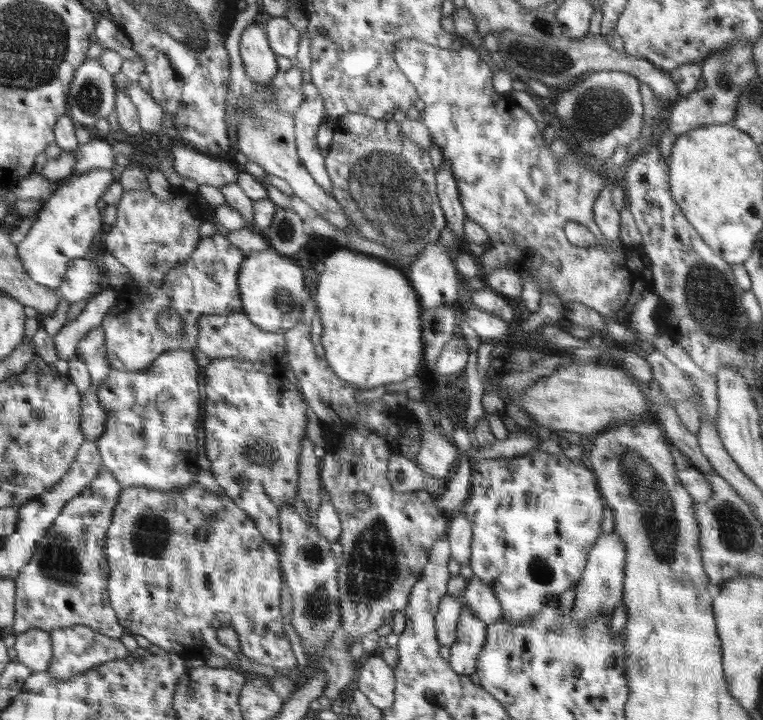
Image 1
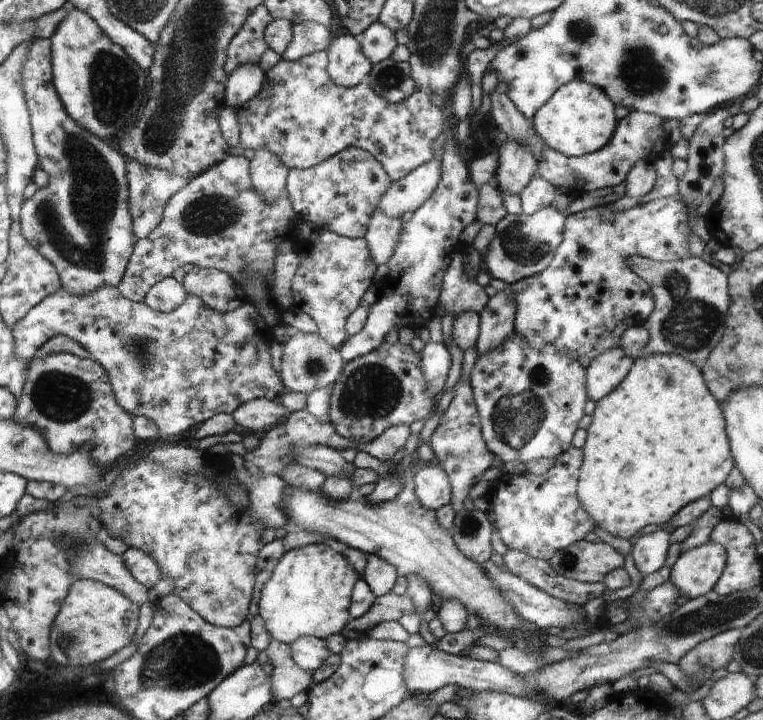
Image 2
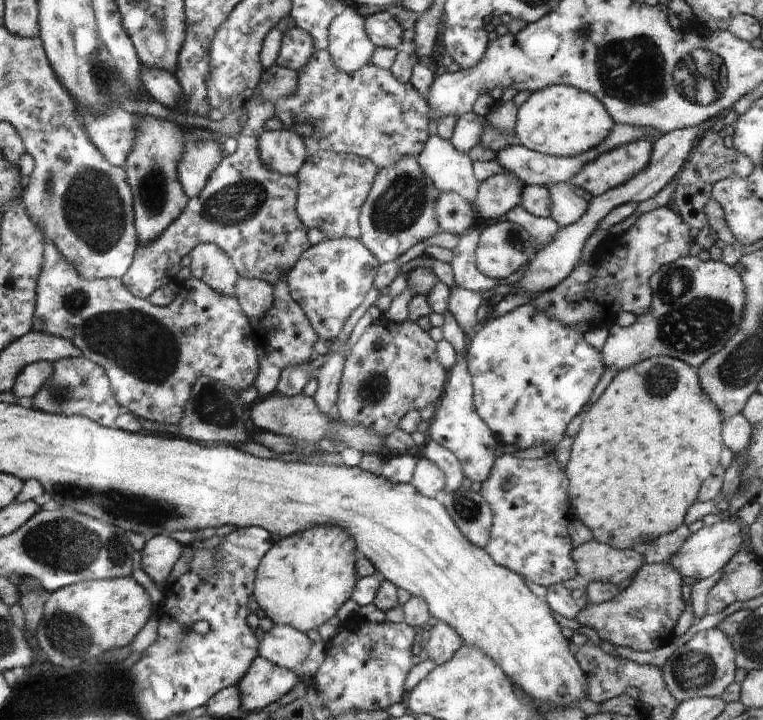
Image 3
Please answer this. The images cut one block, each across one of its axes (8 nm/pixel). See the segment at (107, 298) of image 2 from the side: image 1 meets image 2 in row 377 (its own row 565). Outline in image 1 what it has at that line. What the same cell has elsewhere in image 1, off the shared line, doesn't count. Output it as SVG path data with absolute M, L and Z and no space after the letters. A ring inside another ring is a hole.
M198 482L188 485L184 490L170 492L149 490L142 486L125 487L115 507L112 524L109 526L105 554L109 560L110 603L116 611L121 625L126 626L133 635L140 635L148 639L152 644L178 654L184 660L199 658L206 661L211 655L218 655L223 659L228 659L232 664L237 664L238 655L244 654L250 661L265 664L266 666L274 666L277 669L297 668L296 658L292 653L292 648L290 648L290 640L285 634L284 624L282 624L283 617L280 614L280 590L284 575L281 570L279 551L265 541L254 521L224 493L217 496L207 492L203 485ZM205 521L208 522L208 533L206 533L206 536L199 536L197 534L198 528ZM224 626L230 626L236 631L238 642L240 643L240 652L234 652L234 650L224 644L220 644L218 641L216 632L218 632L218 628L224 628Z

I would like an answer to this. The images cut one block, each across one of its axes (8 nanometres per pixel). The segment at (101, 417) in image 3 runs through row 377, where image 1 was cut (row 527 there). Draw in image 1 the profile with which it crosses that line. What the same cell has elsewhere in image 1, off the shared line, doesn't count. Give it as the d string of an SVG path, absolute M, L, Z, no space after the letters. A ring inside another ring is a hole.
M103 463L97 480L61 510L52 528L37 542L32 560L14 579L15 637L32 628L50 632L74 625L89 626L118 640L124 636L124 628L109 600L109 560L105 554L109 526L123 489Z

